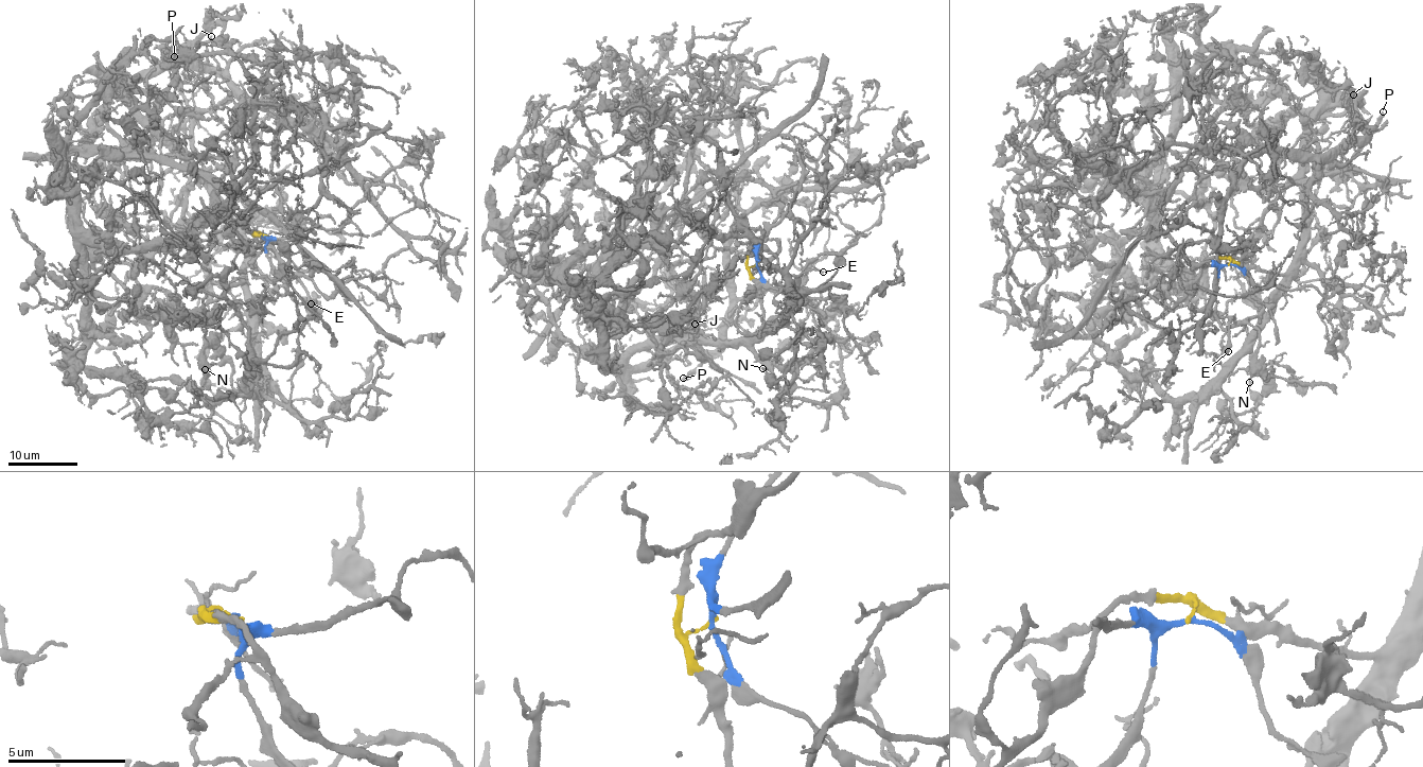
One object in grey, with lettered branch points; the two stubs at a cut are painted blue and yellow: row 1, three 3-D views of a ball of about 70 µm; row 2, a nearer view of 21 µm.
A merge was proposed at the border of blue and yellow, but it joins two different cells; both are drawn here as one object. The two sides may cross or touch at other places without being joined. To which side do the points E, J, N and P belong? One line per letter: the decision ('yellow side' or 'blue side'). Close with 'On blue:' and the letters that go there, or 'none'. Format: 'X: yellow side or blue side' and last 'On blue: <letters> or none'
E: yellow side
J: yellow side
N: yellow side
P: blue side
On blue: P

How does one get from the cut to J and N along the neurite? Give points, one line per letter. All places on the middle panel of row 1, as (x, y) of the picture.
J: (757, 263), (749, 273), (762, 329), (728, 342), (667, 337), (629, 363), (715, 350), (715, 328), (695, 323)
N: (757, 263), (749, 273), (763, 326), (775, 334), (791, 314), (801, 333), (793, 361), (776, 381), (761, 369)

